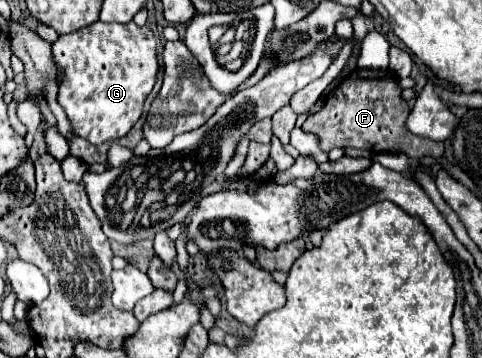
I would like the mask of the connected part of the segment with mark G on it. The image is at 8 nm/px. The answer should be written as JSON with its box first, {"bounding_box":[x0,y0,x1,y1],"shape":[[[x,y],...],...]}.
{"bounding_box":[51,22,159,146],"shape":[[[95,22],[81,32],[59,36],[51,52],[57,68],[63,72],[59,104],[67,112],[73,132],[95,146],[123,138],[139,120],[143,102],[157,78],[159,64],[153,32],[135,22]]]}

